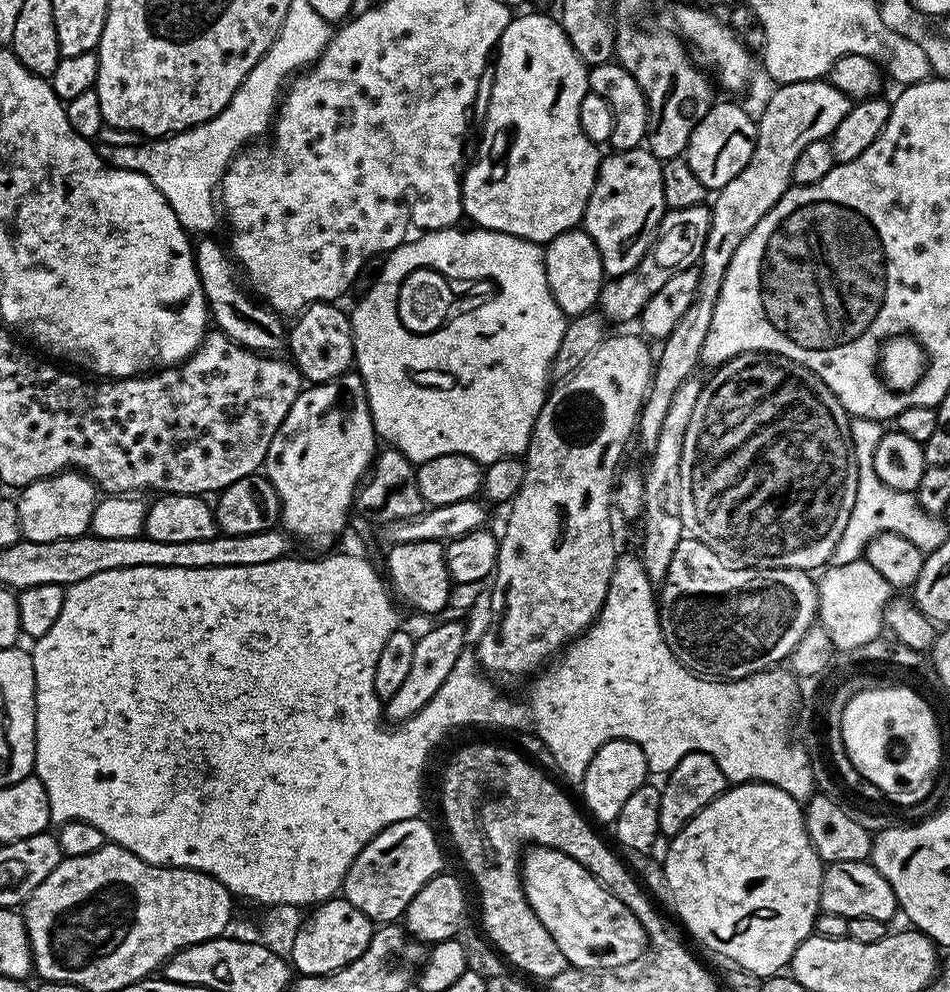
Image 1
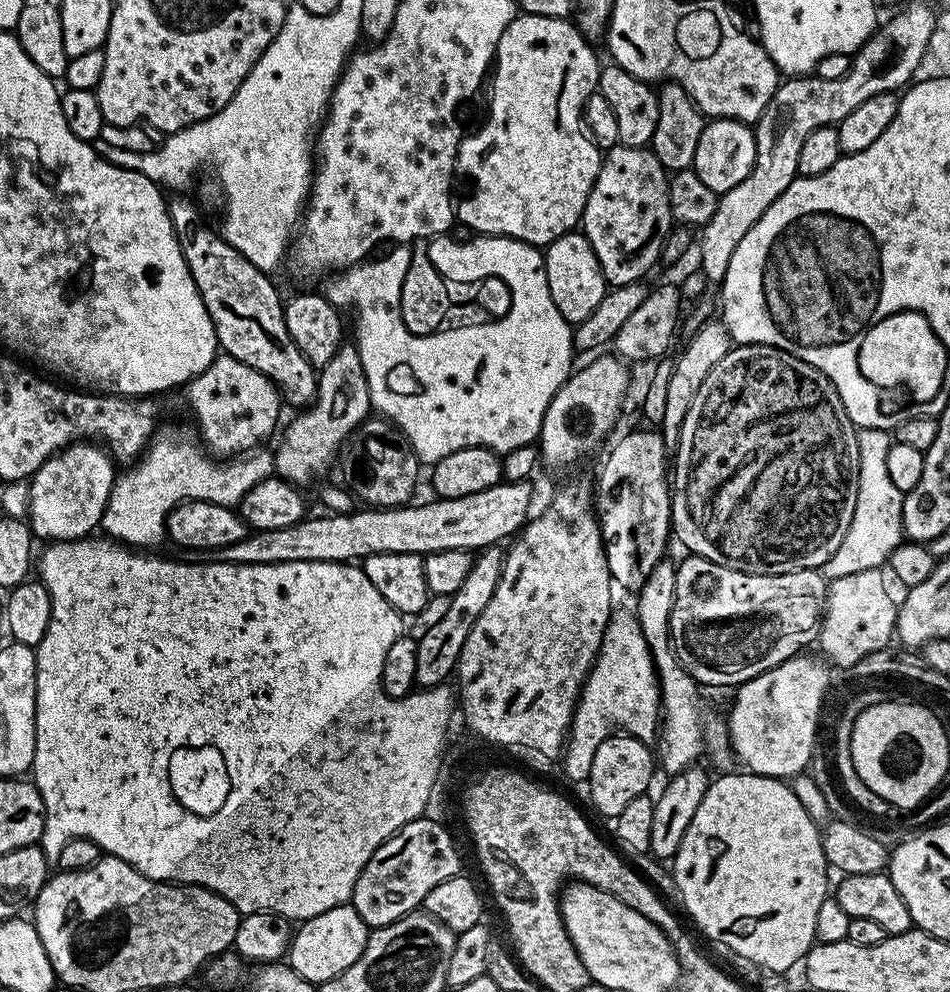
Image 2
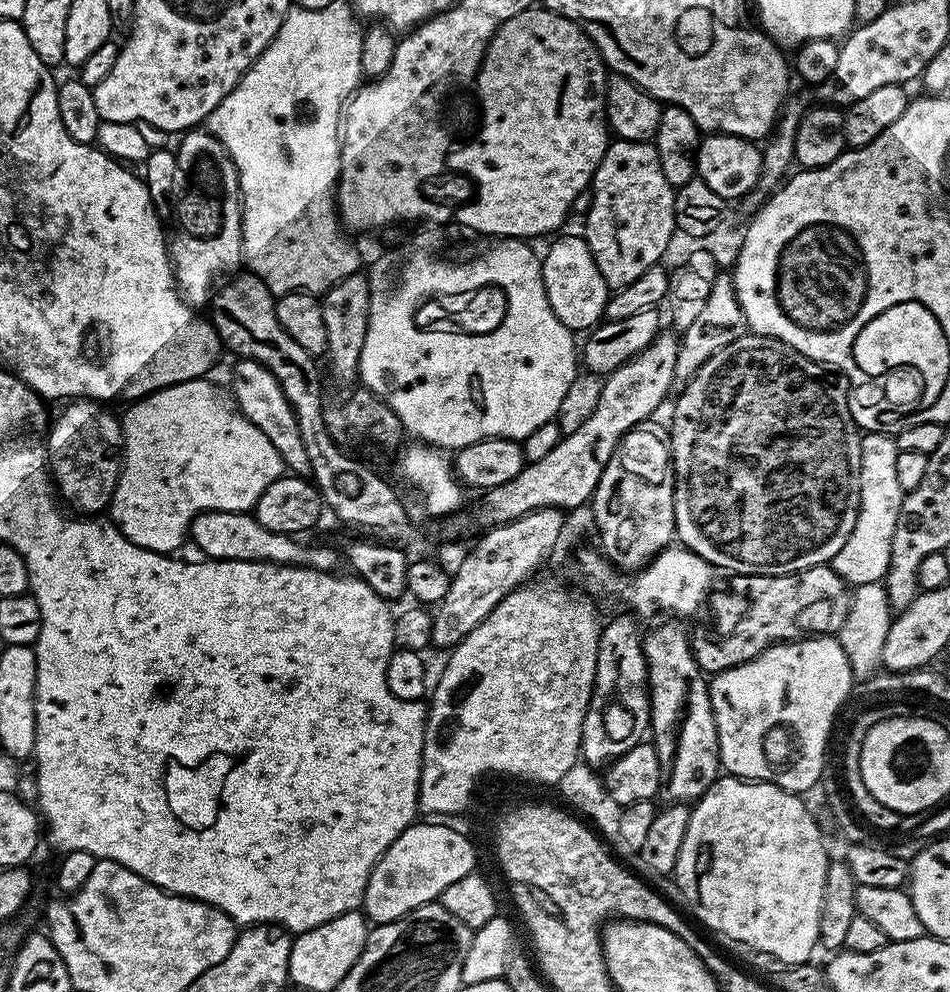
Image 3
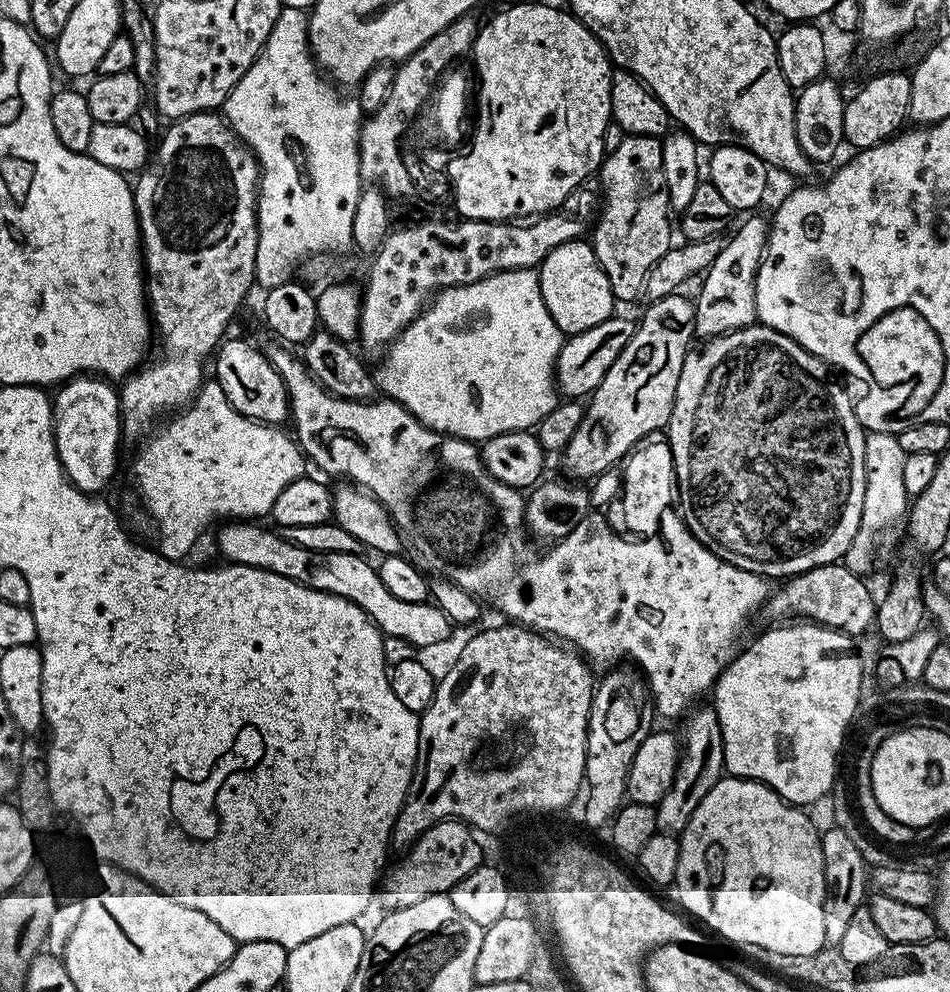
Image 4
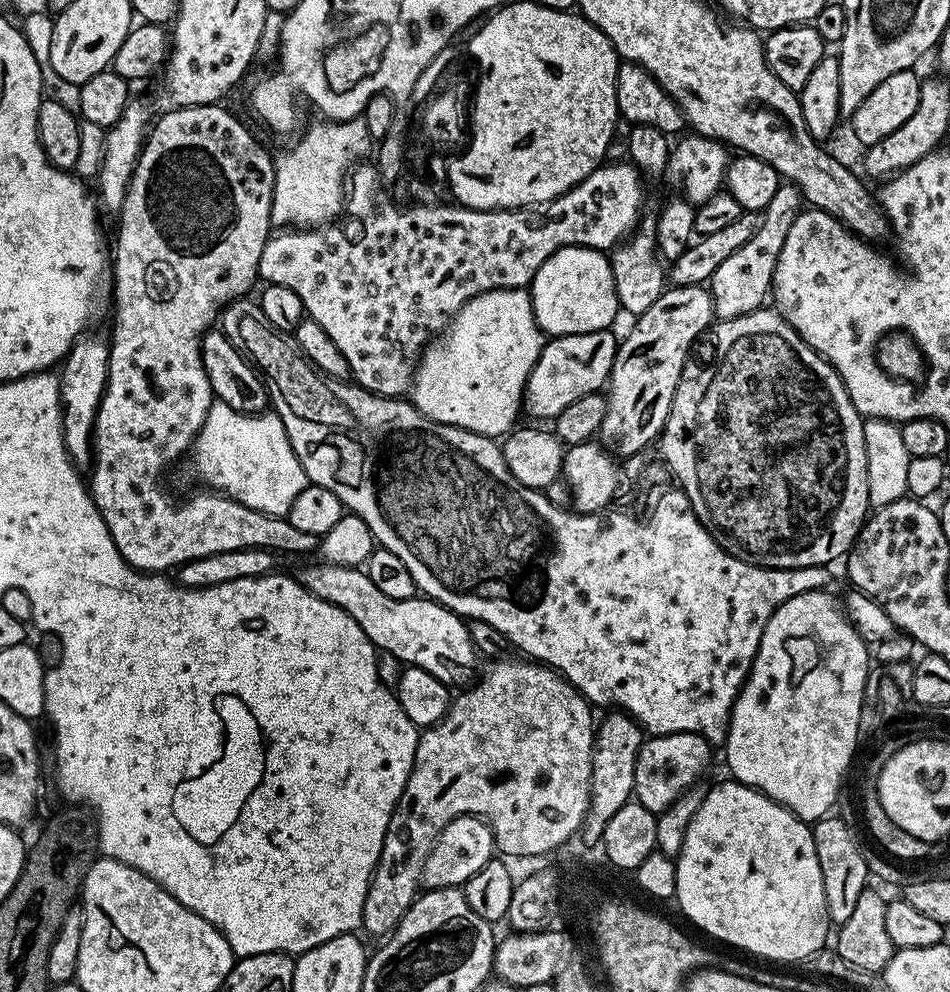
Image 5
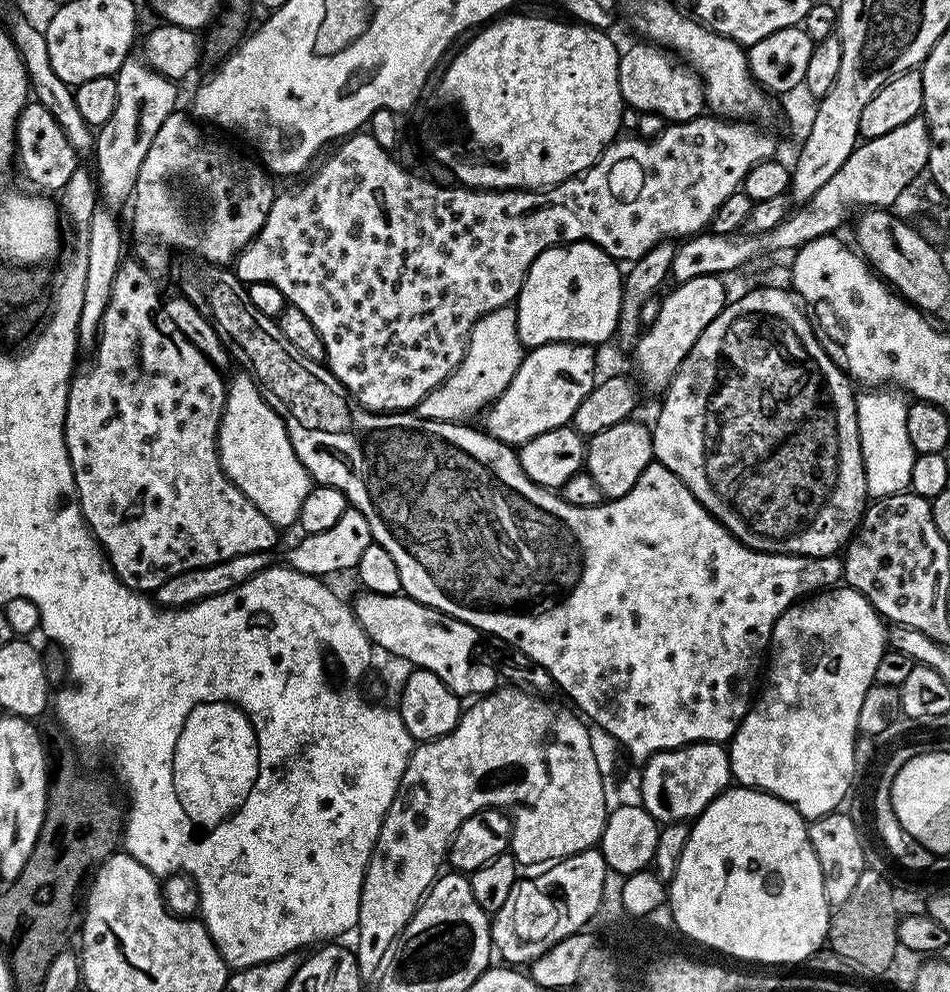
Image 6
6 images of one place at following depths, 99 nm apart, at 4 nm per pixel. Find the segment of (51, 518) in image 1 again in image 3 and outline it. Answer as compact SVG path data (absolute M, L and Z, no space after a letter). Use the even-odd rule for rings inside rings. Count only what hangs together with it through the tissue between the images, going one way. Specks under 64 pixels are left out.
M73 400L67 405L68 408L60 417L51 421L47 429L46 459L50 469L54 488L62 497L63 503L77 508L80 514L100 514L109 507L112 495L116 489L116 483L120 477L120 465L122 463L122 424L110 413L104 412L105 405L95 400Z

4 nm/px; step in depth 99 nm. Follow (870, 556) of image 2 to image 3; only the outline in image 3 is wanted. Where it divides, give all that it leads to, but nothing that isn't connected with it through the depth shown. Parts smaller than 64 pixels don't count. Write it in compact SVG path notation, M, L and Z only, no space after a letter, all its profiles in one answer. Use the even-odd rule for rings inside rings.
M864 432L860 437L860 509L850 538L834 554L830 566L849 586L881 583L890 566L890 546L905 492L898 486L898 446L886 432Z

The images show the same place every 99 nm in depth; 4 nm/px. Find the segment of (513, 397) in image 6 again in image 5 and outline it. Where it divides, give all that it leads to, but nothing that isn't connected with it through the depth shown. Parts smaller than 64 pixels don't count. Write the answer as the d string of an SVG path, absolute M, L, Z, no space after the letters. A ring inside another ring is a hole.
M611 330L570 334L549 339L540 352L538 362L528 379L522 397L526 412L540 420L551 421L570 402L586 398L586 394L600 392L612 374L612 363L616 357L618 341Z

